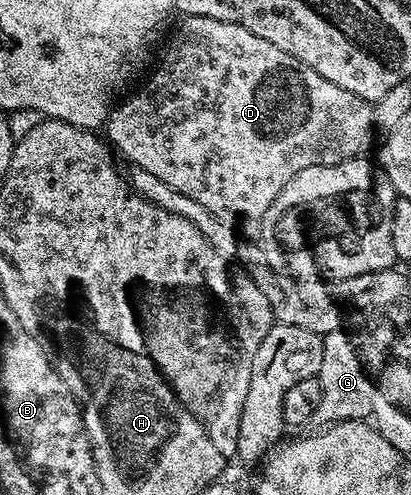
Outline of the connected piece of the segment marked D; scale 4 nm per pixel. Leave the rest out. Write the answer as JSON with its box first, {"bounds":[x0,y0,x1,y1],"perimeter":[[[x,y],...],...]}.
{"bounds":[106,17,374,238],"perimeter":[[[184,17],[181,22],[180,30],[169,39],[168,50],[165,51],[160,66],[153,71],[152,78],[133,97],[125,96],[109,113],[106,122],[107,140],[111,148],[121,158],[124,156],[128,163],[142,167],[142,171],[150,171],[150,175],[158,175],[158,179],[170,183],[174,191],[182,191],[182,195],[190,195],[190,199],[202,203],[202,207],[206,207],[206,211],[210,211],[214,219],[222,219],[222,223],[239,231],[245,238],[255,238],[259,234],[260,224],[266,211],[270,211],[270,203],[278,199],[278,191],[282,191],[282,187],[286,187],[286,183],[290,183],[290,179],[294,179],[298,171],[306,167],[342,163],[349,157],[357,156],[363,150],[360,148],[363,147],[368,132],[371,134],[374,129],[372,105],[358,95],[346,91],[346,87],[338,87],[338,83],[330,83],[330,79],[322,79],[322,75],[318,75],[314,67],[306,67],[306,63],[294,59],[294,55],[286,55],[286,51],[274,47],[274,43],[266,43],[266,39],[258,39],[258,35],[246,31],[246,27],[238,23],[226,23],[222,19],[209,17]]]}

